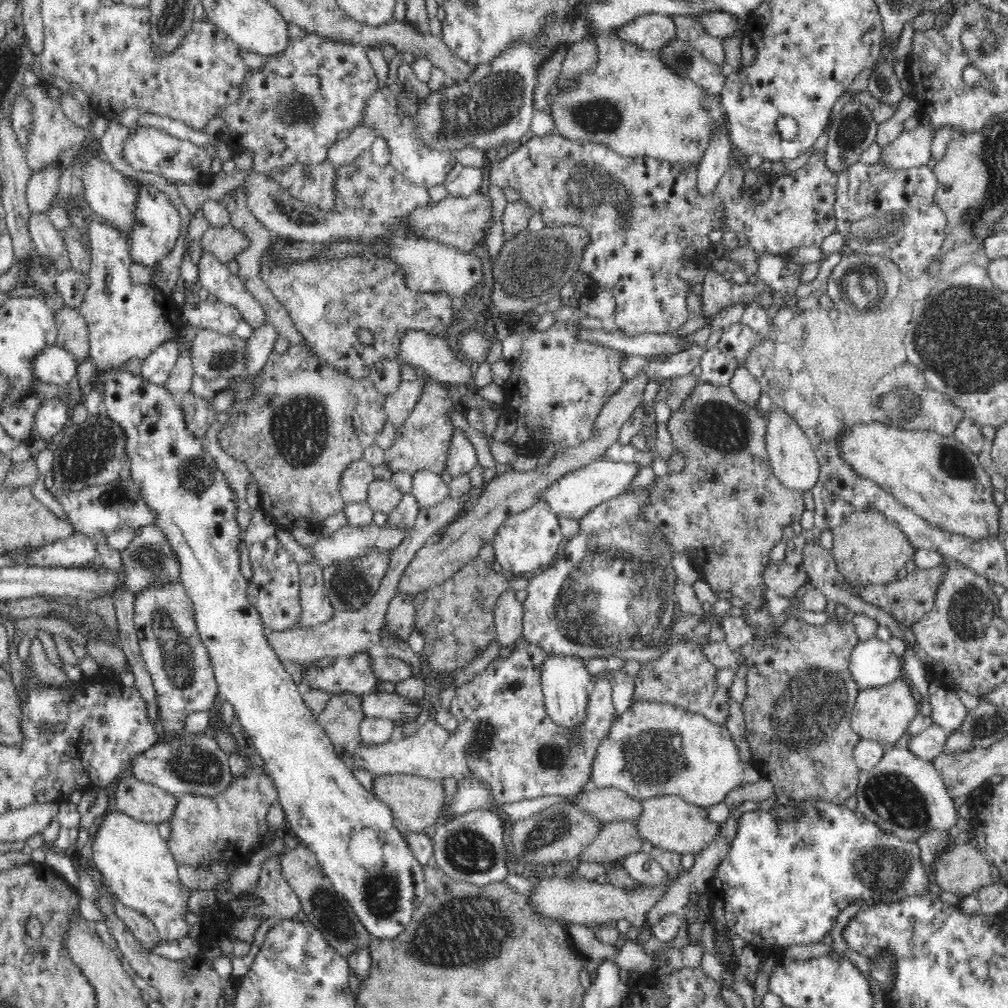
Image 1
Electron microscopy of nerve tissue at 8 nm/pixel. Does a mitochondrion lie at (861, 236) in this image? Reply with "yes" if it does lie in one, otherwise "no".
yes

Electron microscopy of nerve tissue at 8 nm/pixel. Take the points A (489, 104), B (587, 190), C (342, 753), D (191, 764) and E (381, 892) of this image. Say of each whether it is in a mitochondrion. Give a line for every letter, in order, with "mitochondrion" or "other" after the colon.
A: mitochondrion
B: mitochondrion
C: other
D: mitochondrion
E: mitochondrion

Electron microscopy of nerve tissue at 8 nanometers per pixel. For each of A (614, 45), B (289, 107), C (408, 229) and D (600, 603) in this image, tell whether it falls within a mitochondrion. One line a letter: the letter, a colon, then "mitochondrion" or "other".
A: other
B: mitochondrion
C: other
D: mitochondrion

